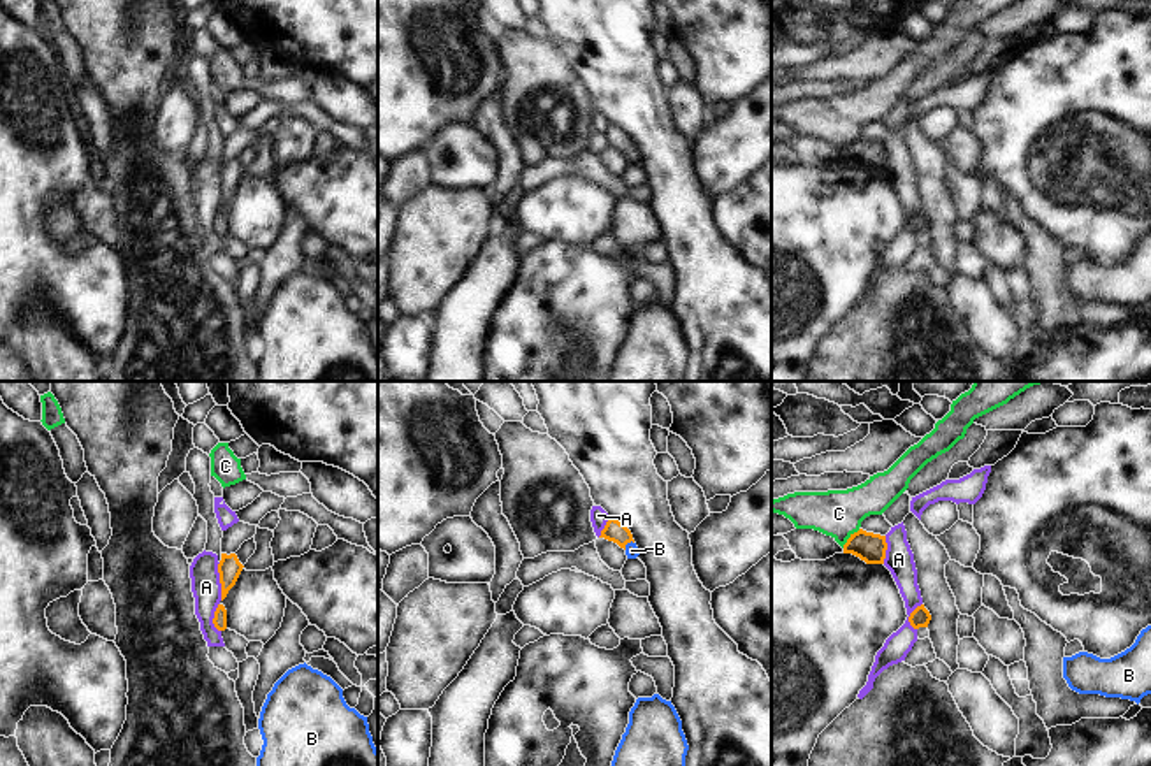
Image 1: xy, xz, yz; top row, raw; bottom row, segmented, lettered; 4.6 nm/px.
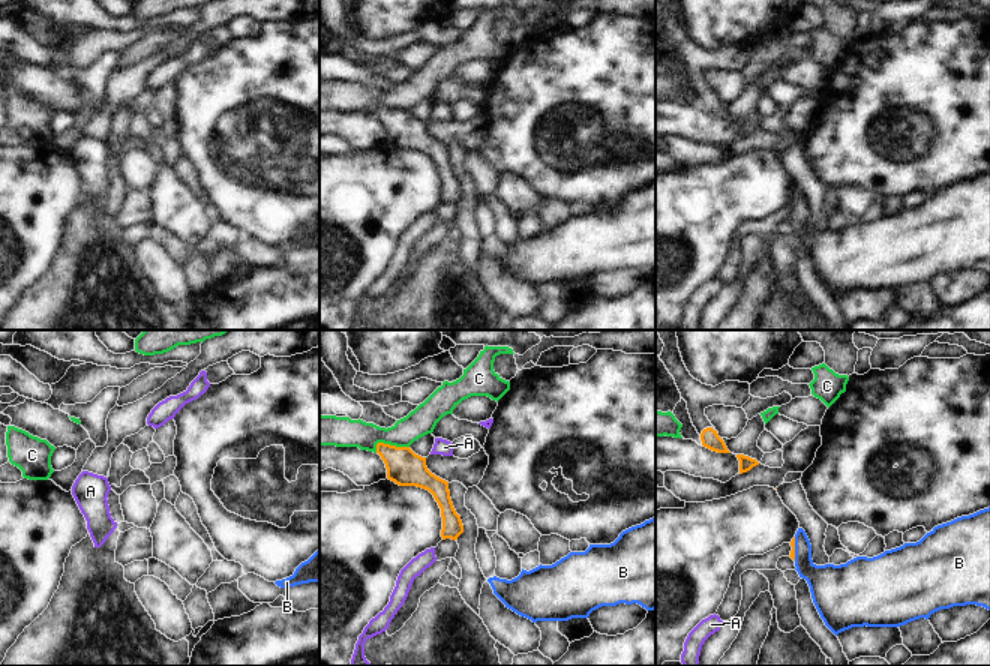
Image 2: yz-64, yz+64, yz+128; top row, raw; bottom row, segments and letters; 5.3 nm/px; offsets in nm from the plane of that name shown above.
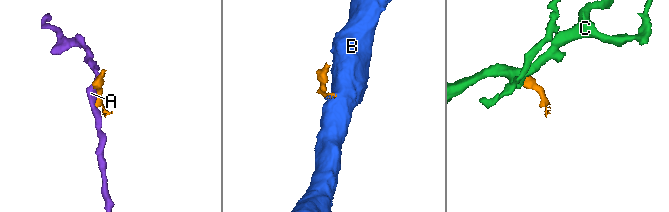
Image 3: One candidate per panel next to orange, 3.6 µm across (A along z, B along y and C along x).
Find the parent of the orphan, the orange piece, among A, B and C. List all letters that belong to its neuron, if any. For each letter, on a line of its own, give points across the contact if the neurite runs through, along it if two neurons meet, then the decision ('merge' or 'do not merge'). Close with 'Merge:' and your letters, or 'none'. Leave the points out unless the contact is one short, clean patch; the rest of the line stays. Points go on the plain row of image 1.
A: along xy (218, 169), (222, 206) | do not merge
B: across xz (614, 137), (626, 150), (631, 157) | merge
C: along yz (860, 136), (842, 153) | do not merge
Merge: B

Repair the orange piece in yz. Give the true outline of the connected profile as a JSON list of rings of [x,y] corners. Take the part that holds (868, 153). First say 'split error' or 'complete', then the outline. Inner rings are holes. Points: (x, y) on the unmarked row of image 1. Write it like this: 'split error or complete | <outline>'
complete | [[[863,135],[851,141],[843,151],[843,160],[852,160],[866,170],[884,170],[886,156],[886,142],[866,139]]]

